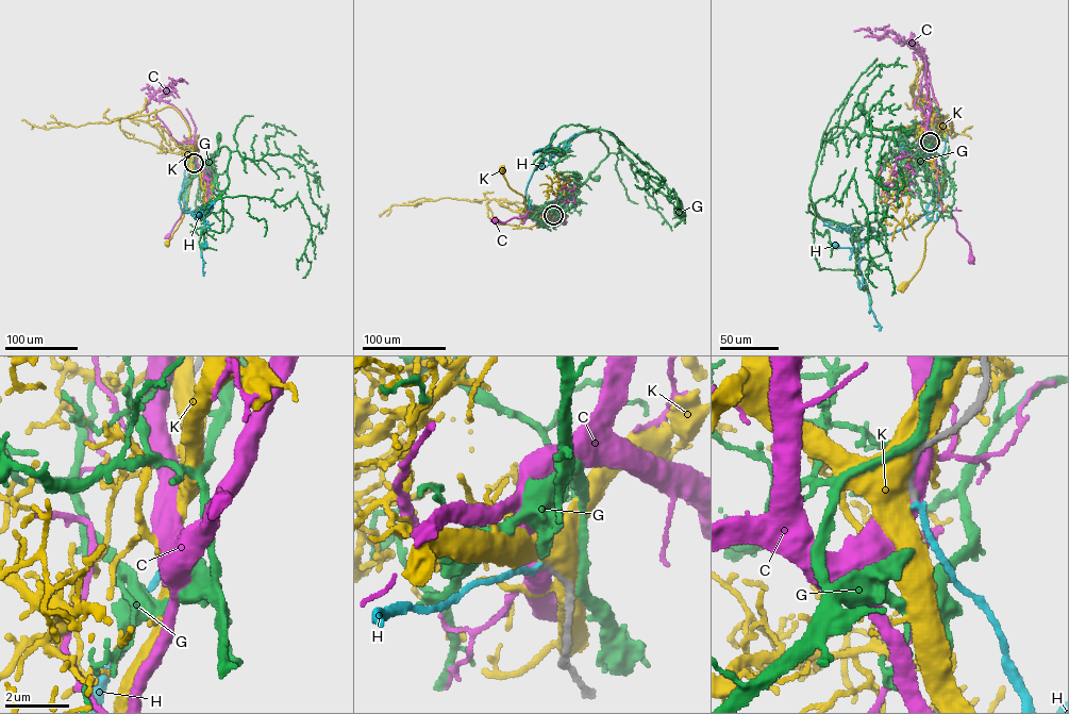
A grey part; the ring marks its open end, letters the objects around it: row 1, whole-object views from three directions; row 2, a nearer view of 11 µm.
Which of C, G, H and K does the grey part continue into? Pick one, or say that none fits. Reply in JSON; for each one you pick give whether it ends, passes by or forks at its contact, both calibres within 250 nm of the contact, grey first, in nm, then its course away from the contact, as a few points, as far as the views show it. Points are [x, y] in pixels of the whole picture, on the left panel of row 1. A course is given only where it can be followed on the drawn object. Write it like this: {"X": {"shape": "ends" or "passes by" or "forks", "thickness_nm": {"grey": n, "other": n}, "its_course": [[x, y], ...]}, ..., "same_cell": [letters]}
{"H": {"shape": "ends", "thickness_nm": {"grey": 190, "other": 170}, "its_course": [[195, 163], [194, 171], [179, 199], [184, 212], [189, 212], [195, 219], [198, 215]]}, "same_cell": ["H"]}

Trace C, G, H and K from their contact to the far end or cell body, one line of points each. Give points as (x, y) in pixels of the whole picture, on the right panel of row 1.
C: (930, 142), (941, 209), (950, 212), (957, 231), (969, 244), (971, 260)
G: (930, 139), (926, 147), (914, 153), (905, 140), (861, 136), (866, 122), (861, 108)
H: (930, 142), (936, 164), (934, 195), (926, 212), (895, 232), (869, 238), (861, 248), (835, 246)
K: (930, 140), (945, 210), (925, 237), (920, 267), (901, 285)

